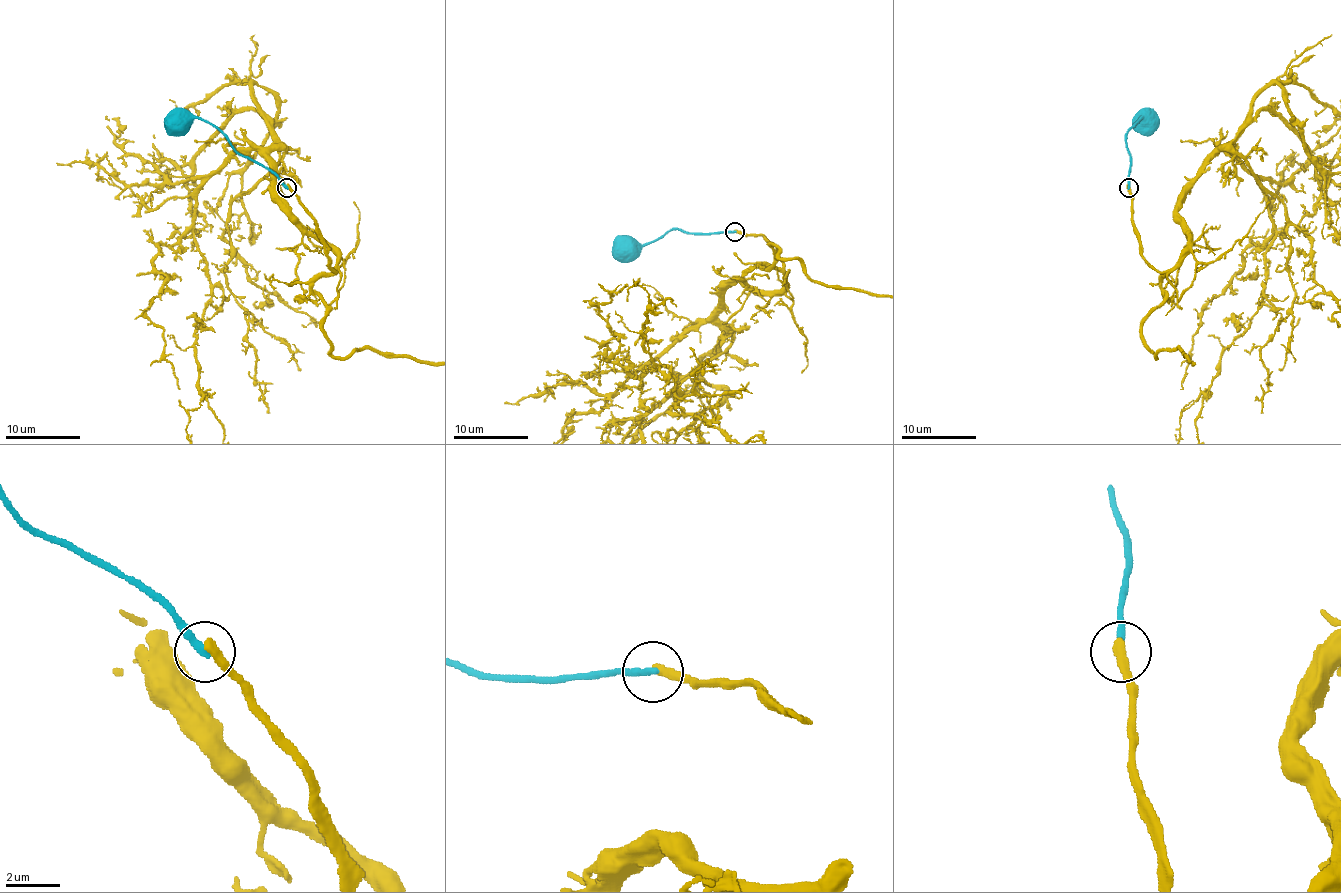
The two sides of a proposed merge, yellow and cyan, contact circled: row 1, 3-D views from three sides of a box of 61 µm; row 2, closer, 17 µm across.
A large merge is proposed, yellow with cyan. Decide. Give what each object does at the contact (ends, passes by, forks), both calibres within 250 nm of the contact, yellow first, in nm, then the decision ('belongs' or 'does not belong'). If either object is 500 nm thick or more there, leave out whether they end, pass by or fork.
yellow ends; cyan ends; calibres 400 and 280 nm; does not belong

